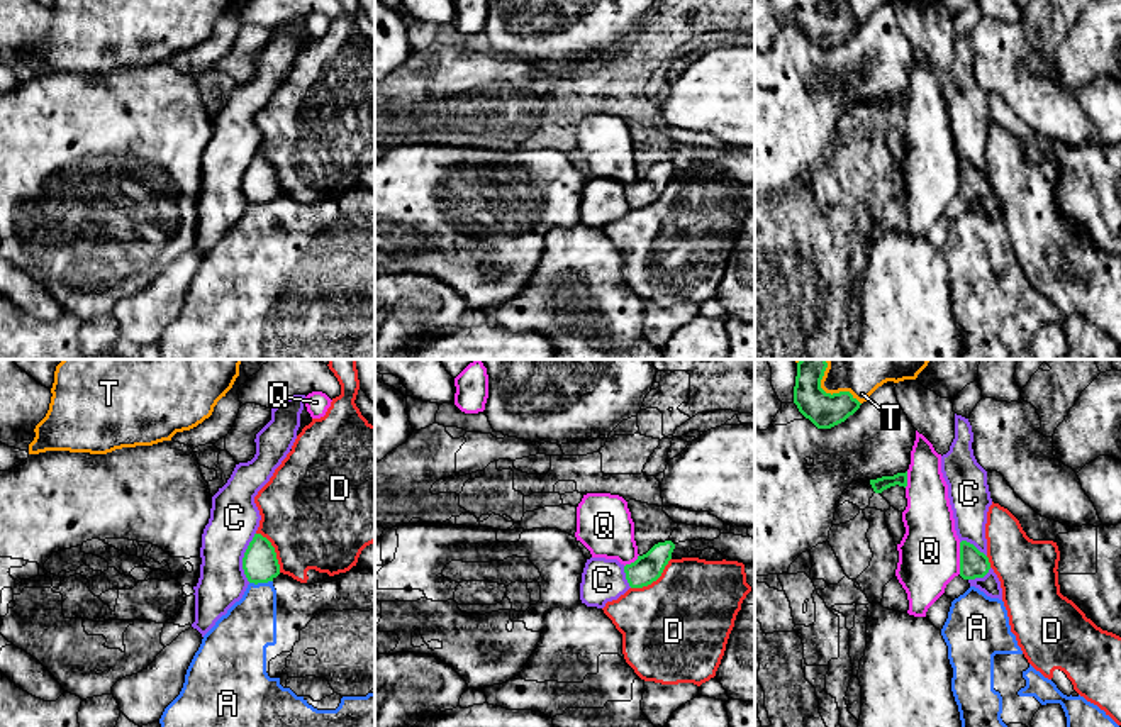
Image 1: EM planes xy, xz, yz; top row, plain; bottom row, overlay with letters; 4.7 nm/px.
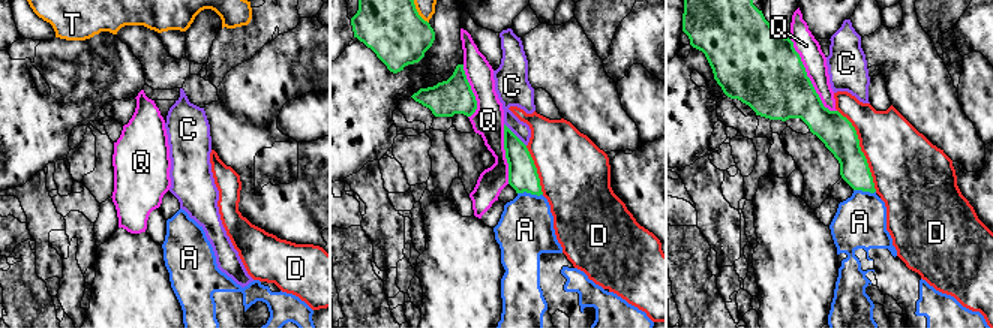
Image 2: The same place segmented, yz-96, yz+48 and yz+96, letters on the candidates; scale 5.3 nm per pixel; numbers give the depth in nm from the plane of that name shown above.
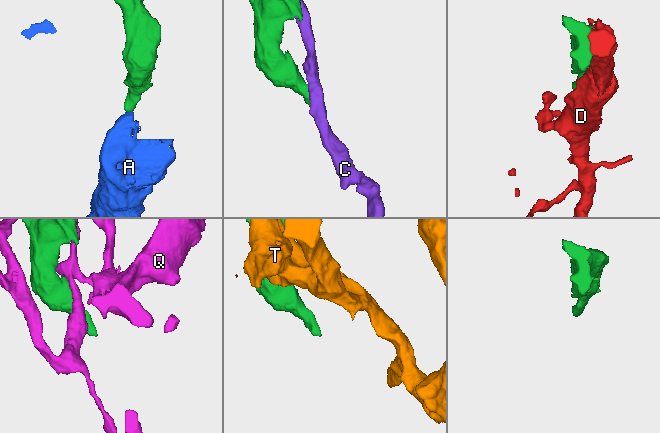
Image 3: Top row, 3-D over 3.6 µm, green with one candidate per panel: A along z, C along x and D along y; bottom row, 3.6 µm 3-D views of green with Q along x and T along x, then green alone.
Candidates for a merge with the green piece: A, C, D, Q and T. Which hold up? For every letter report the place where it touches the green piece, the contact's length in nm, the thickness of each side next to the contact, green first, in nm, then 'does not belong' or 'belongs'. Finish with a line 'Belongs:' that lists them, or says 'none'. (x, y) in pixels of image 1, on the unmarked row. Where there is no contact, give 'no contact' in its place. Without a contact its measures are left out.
A: contact xy (260, 202); length 110 nm; calibres 170 and 260 nm; does not belong
C: contact xy (243, 178); length 240 nm; calibres 170 and 240 nm; does not belong
D: contact xz (653, 200); length 240 nm; calibres 140 and 480 nm; does not belong
Q: contact yz (960, 178); length 150 nm; calibres 130 and 280 nm; does not belong
T: contact yz (838, 14); length 240 nm; calibres 170 and 100 nm; does not belong
Belongs: none

